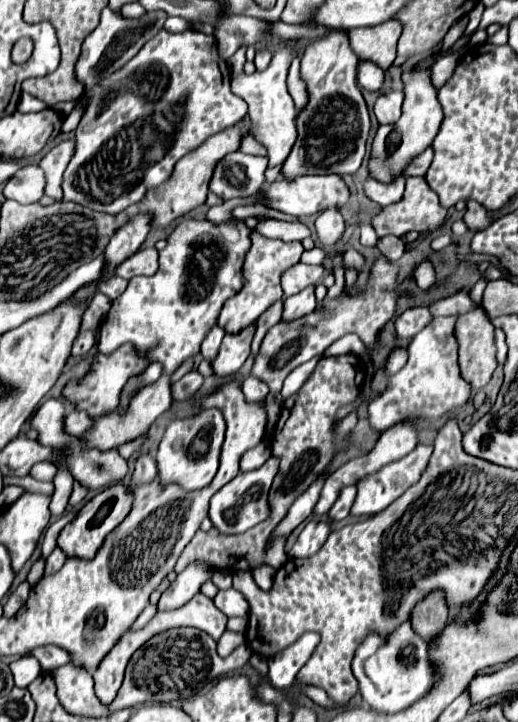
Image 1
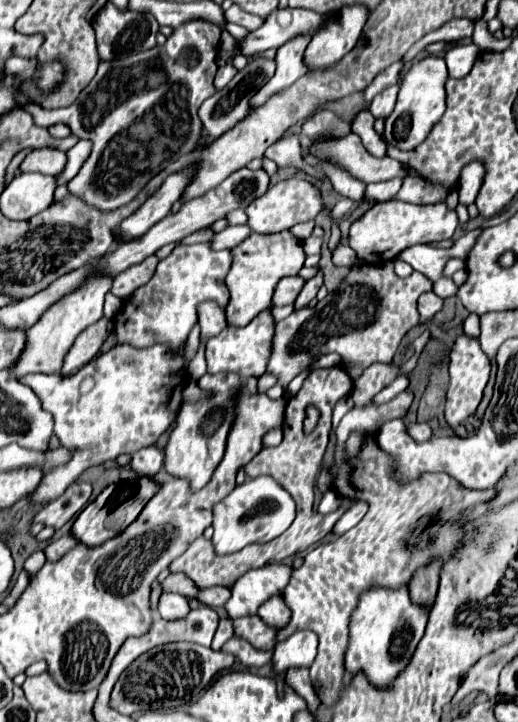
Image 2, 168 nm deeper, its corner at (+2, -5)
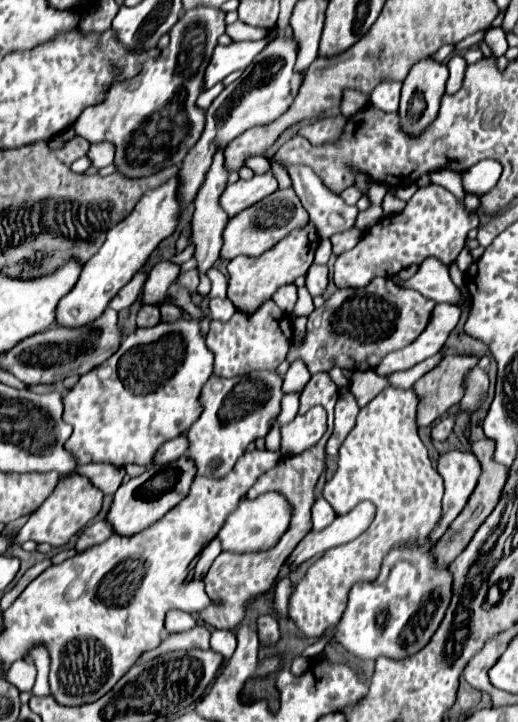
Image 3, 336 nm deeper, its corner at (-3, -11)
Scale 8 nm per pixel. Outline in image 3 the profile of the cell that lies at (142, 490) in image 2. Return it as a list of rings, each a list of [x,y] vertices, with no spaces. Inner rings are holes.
[[[181,456],[181,460],[175,460],[173,464],[147,468],[147,472],[143,472],[141,476],[131,478],[129,482],[119,486],[119,490],[115,492],[115,498],[111,502],[111,508],[105,516],[107,524],[119,536],[133,536],[133,534],[149,528],[165,512],[169,512],[173,506],[177,506],[181,502],[181,498],[189,492],[193,476],[195,476],[195,468],[187,456]]]

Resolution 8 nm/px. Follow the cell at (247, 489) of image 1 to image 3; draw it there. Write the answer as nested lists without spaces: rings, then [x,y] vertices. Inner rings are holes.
[[[265,492],[265,494],[257,496],[255,500],[243,498],[239,502],[239,506],[227,516],[217,538],[221,540],[221,546],[227,552],[237,552],[237,554],[265,552],[265,550],[273,548],[281,540],[281,536],[287,532],[291,516],[293,516],[293,506],[279,492]]]

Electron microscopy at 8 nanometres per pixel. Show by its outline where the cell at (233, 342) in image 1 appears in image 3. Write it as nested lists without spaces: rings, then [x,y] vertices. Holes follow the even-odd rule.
[[[267,300],[253,316],[243,316],[241,312],[235,312],[235,316],[225,324],[211,322],[211,330],[207,334],[207,348],[215,356],[213,374],[231,378],[261,370],[273,372],[285,360],[291,340],[293,340],[293,326],[289,314],[281,312],[277,304],[273,304],[273,300]]]

